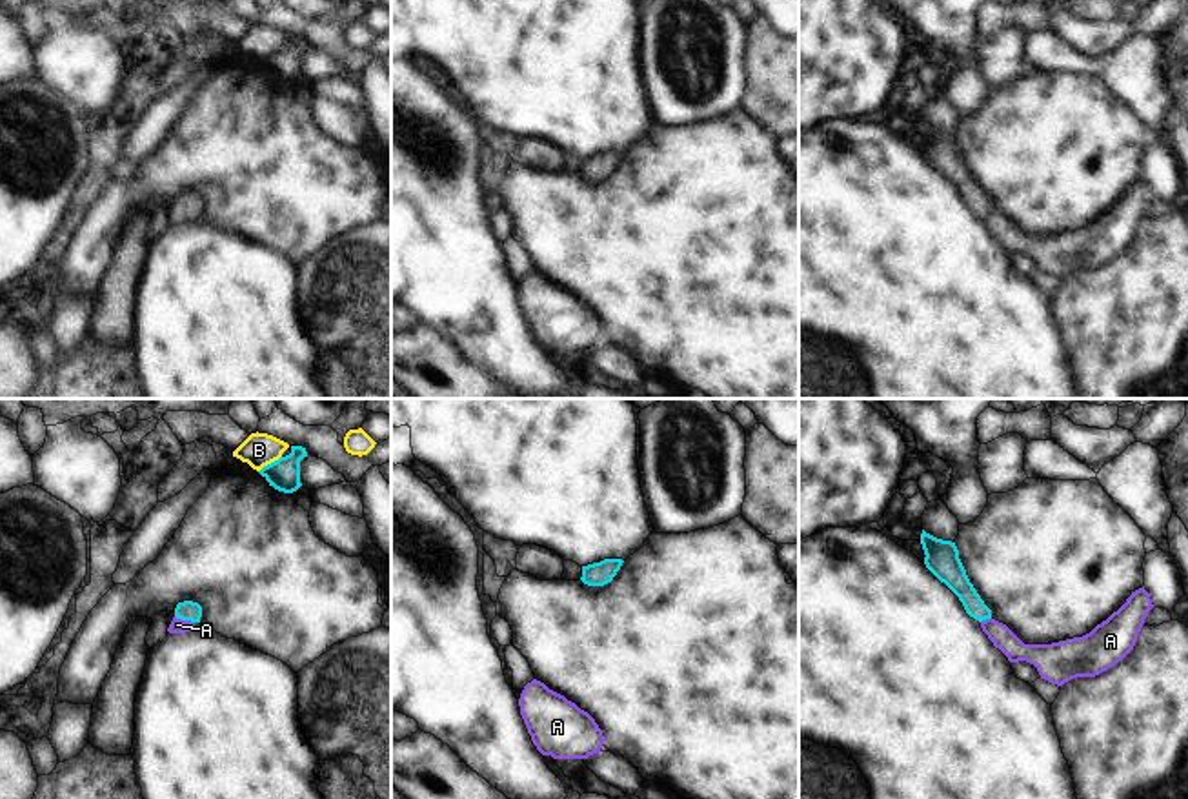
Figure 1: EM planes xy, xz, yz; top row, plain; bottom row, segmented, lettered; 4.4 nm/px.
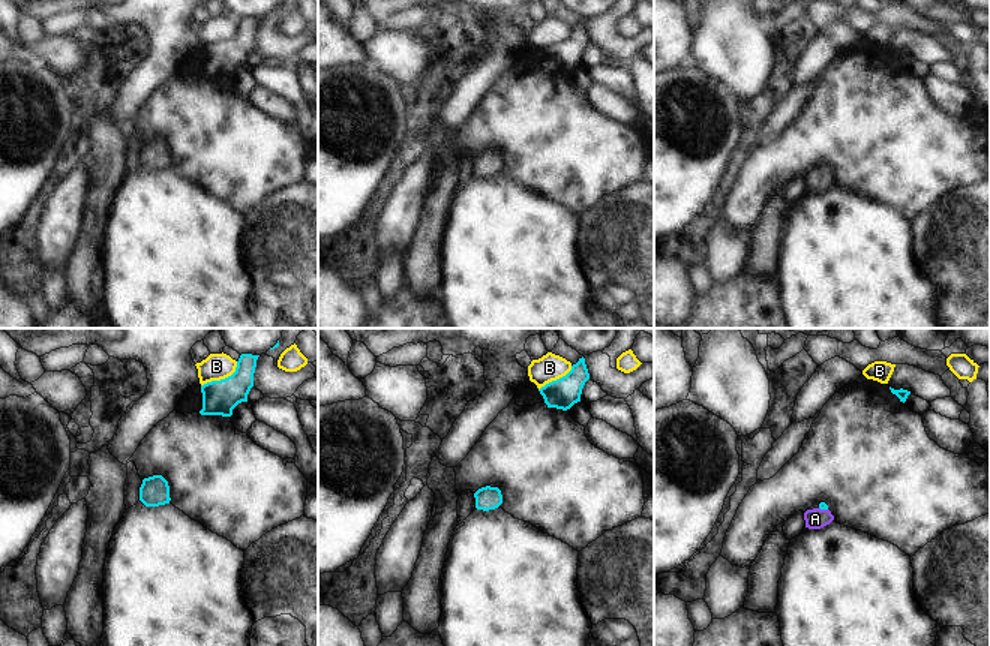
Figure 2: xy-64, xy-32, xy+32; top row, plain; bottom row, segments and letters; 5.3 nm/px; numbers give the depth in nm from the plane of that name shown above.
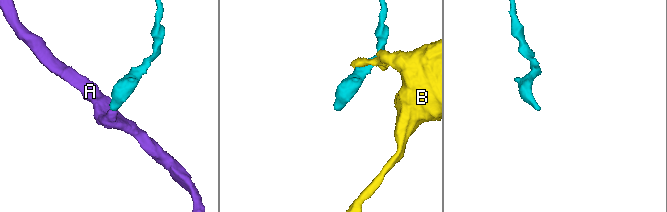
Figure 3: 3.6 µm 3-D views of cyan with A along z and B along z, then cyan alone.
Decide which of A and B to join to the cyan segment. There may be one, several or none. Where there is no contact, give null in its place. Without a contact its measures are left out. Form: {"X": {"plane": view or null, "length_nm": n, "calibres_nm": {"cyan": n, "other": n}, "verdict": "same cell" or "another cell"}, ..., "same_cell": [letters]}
{"A": {"plane": "xy", "length_nm": 90, "calibres_nm": {"cyan": 90, "other": 60}, "verdict": "same cell"}, "B": {"plane": "xy", "length_nm": 130, "calibres_nm": {"cyan": 140, "other": 150}, "verdict": "another cell"}, "same_cell": ["A"]}

